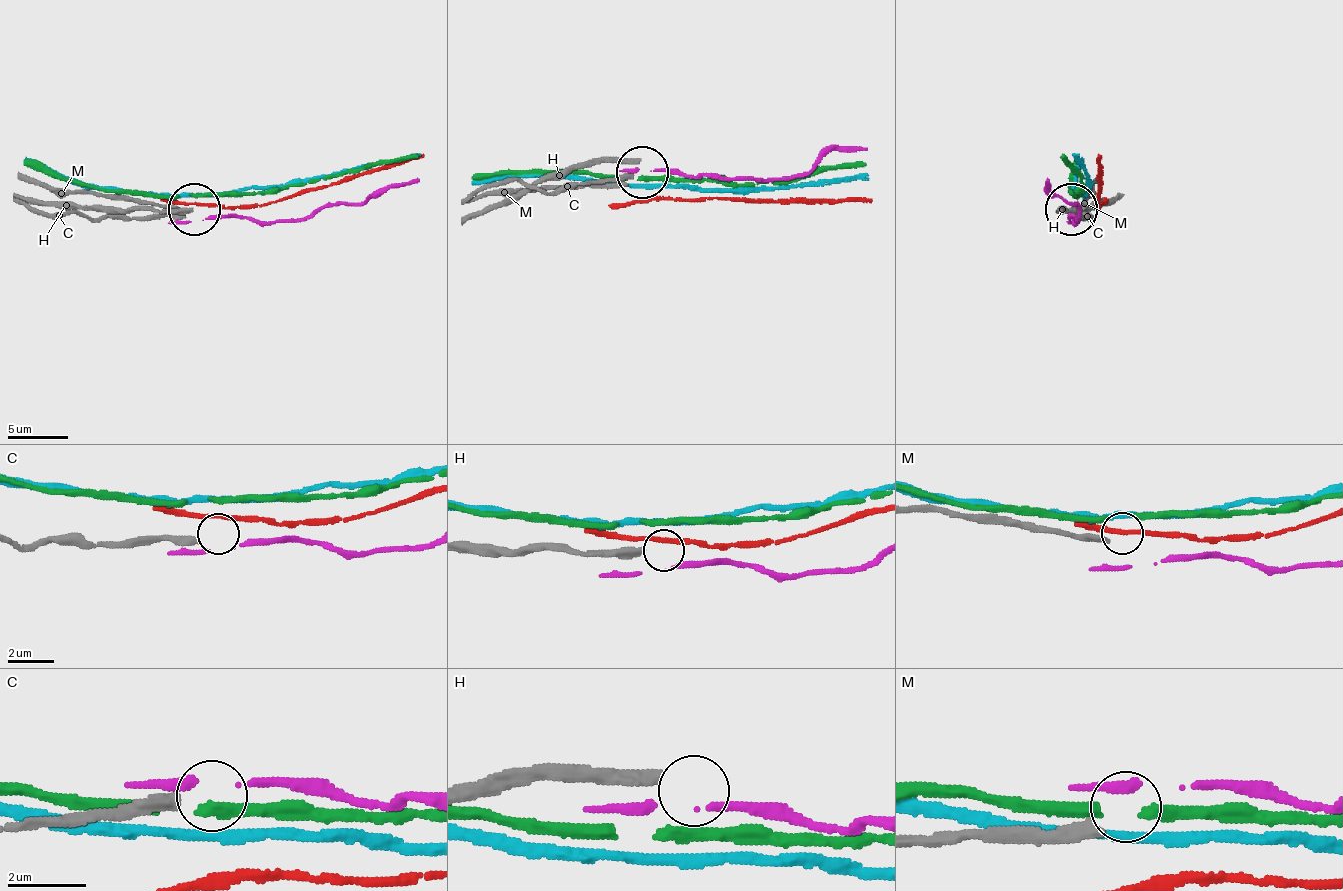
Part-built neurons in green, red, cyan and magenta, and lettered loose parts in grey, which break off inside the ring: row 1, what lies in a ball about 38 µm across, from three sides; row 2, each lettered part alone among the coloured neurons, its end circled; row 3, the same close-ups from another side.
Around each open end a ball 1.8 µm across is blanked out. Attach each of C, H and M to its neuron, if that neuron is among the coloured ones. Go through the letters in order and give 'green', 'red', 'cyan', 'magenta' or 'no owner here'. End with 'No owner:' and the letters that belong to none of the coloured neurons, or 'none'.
C: no owner here
H: no owner here
M: no owner here
No owner: C, H, M

